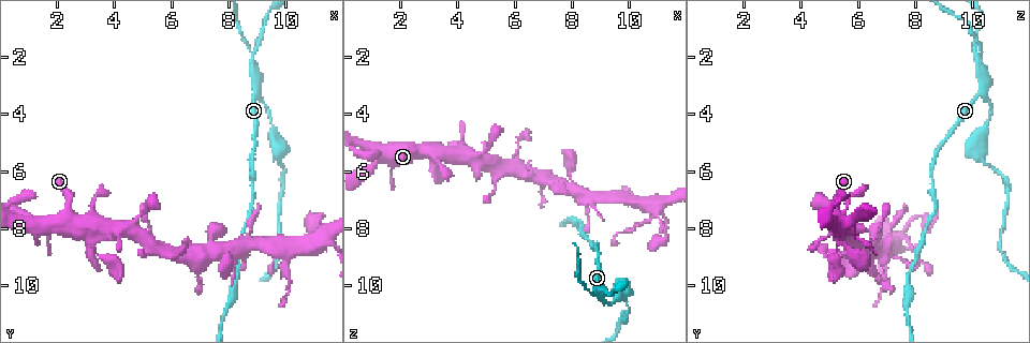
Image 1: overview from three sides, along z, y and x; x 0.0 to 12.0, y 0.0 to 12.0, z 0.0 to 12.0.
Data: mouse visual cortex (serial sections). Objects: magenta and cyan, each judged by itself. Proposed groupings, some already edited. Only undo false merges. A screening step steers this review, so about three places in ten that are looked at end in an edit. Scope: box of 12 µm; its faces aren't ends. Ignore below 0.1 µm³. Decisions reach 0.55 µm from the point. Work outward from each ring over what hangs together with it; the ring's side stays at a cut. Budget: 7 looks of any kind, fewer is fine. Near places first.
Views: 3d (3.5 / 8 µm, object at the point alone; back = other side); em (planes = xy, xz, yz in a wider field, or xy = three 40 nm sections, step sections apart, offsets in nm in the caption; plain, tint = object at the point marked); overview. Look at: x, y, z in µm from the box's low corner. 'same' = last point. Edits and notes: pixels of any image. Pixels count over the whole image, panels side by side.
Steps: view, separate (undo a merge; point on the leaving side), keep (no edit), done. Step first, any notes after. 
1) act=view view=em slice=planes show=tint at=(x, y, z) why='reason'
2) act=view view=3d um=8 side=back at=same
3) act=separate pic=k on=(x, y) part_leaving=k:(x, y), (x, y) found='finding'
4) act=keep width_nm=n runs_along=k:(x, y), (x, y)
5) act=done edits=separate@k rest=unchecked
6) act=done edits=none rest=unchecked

act=view view=3d um=3.5 side=back at=(9.0, 2.7, 10.3) why='sharp bend'

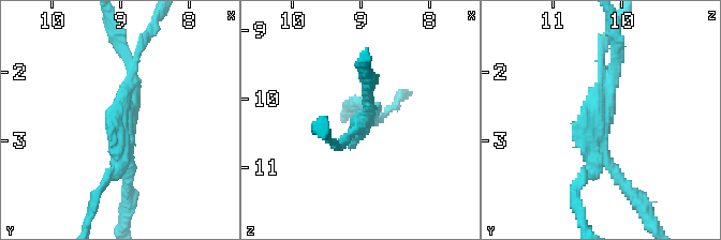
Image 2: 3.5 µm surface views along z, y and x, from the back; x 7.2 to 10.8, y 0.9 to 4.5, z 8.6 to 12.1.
act=view view=em slice=planes show=tint at=(9.00, 2.65, 10.35) why='need the tissue'

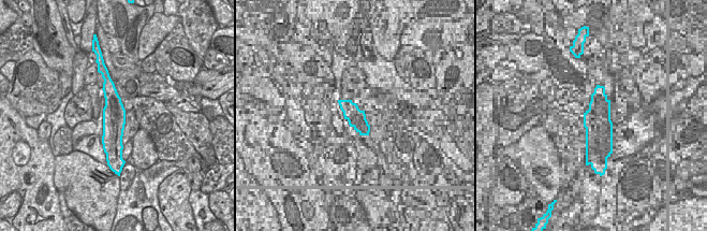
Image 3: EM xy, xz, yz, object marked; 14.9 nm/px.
act=separate pic=2 on=(150, 33) arms=3 arm_widths_nm=150,150,200 part_leaving=2:(123, 160), (97, 193), (87, 223) found='two cells meet here'

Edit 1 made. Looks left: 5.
act=view view=overview why='redraw'

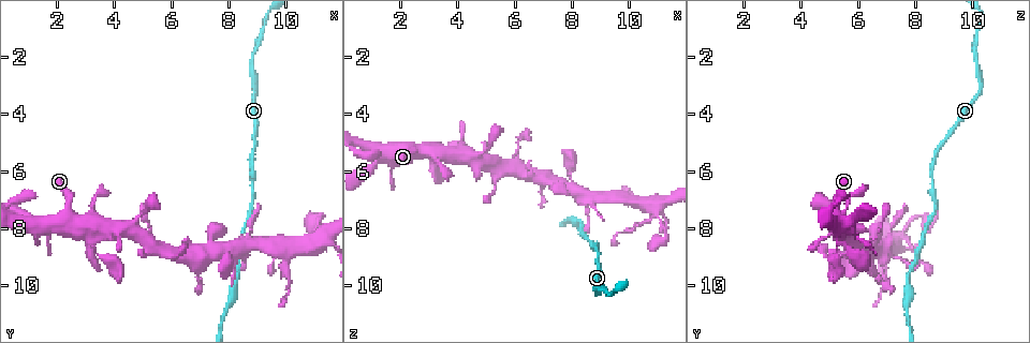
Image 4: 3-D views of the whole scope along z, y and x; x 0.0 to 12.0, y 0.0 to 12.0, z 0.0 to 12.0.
act=view view=3d um=8 at=(3.4, 8.8, 5.3) why='three arms meet'

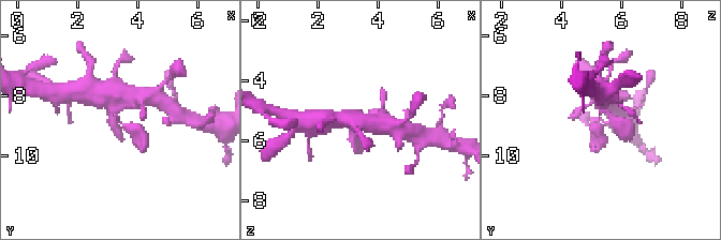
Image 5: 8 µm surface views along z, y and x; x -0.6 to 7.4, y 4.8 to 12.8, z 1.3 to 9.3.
act=view view=3d um=3.5 at=same

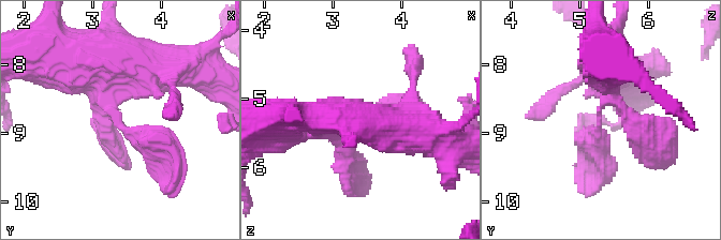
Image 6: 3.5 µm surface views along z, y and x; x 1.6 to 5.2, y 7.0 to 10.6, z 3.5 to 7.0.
act=keep runs_along=6:(92, 51), (115, 120), (168, 166) found='continuous, no second cell'

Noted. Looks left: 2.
act=done edits=separate@2 rest=unchecked

